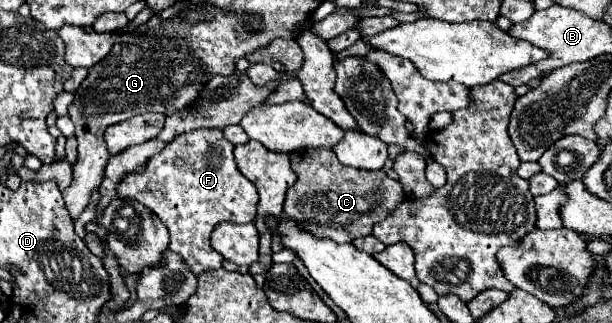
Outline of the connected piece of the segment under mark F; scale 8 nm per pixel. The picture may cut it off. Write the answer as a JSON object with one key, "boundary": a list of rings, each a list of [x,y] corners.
{"boundary":[[[195,129],[191,133],[183,133],[175,137],[171,143],[165,145],[163,151],[159,151],[155,157],[149,159],[147,169],[143,173],[129,173],[125,179],[117,185],[117,197],[129,197],[137,199],[165,223],[165,227],[171,233],[171,245],[169,249],[183,255],[187,265],[193,269],[195,275],[203,273],[205,269],[219,269],[223,265],[221,253],[217,253],[211,247],[211,231],[221,221],[233,221],[233,223],[251,223],[257,215],[257,189],[247,177],[243,177],[237,169],[235,157],[233,157],[233,145],[223,137],[221,129]]]}

